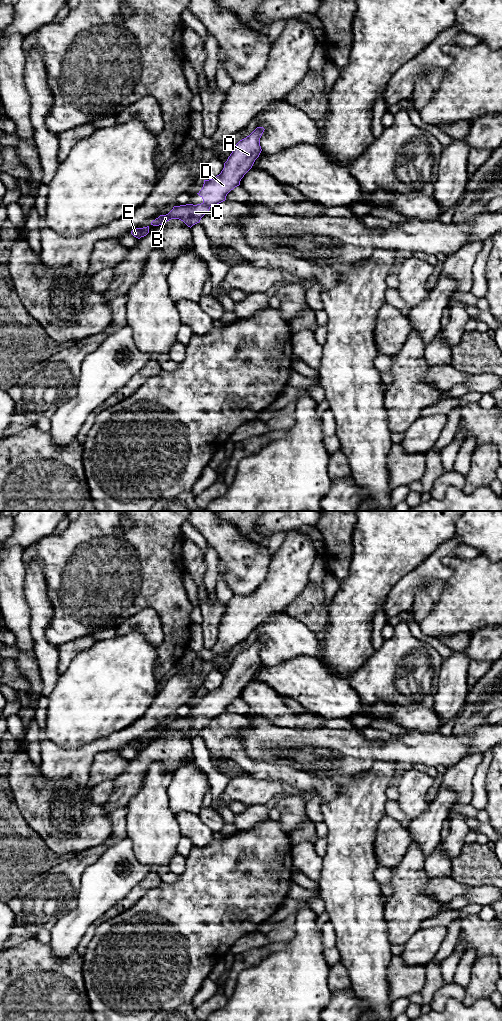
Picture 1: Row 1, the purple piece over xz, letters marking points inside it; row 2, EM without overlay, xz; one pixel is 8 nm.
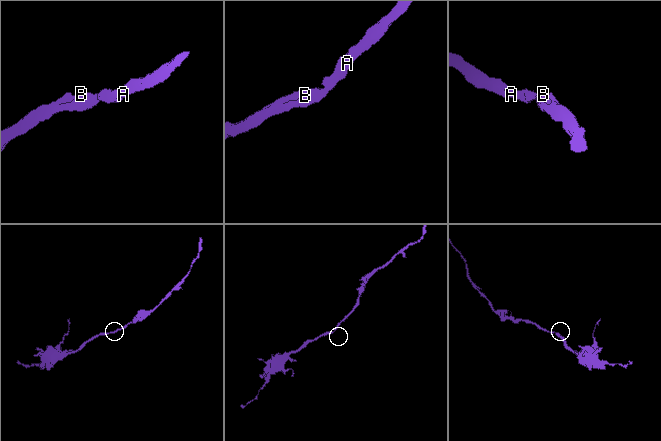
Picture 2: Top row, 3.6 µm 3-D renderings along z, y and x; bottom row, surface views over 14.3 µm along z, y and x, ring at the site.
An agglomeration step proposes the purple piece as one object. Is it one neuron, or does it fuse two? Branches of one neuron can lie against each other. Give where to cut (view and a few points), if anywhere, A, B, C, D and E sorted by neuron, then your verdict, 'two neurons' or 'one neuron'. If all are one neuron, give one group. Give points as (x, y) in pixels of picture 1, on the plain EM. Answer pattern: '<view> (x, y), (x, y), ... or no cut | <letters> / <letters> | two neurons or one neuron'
no cut | A B C D E | one neuron

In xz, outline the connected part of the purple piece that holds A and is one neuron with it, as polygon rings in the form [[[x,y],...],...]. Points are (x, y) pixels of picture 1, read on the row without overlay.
[[[257,639],[249,648],[240,652],[227,673],[224,675],[224,680],[219,687],[213,691],[204,692],[202,701],[197,705],[202,711],[201,716],[193,717],[186,716],[174,718],[173,721],[166,727],[160,727],[158,730],[151,734],[153,738],[165,736],[171,731],[179,731],[183,733],[188,739],[200,734],[201,730],[209,723],[212,718],[215,718],[226,712],[227,706],[235,699],[240,697],[241,691],[252,680],[255,672],[259,669],[262,661],[260,658],[260,650],[264,644],[263,639]]]

